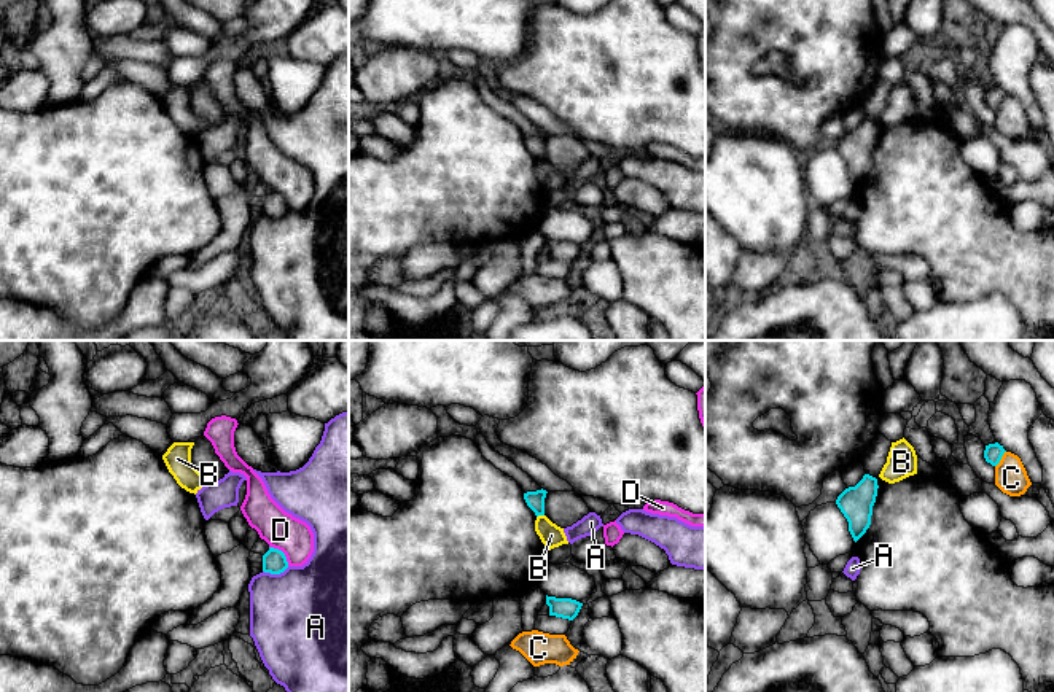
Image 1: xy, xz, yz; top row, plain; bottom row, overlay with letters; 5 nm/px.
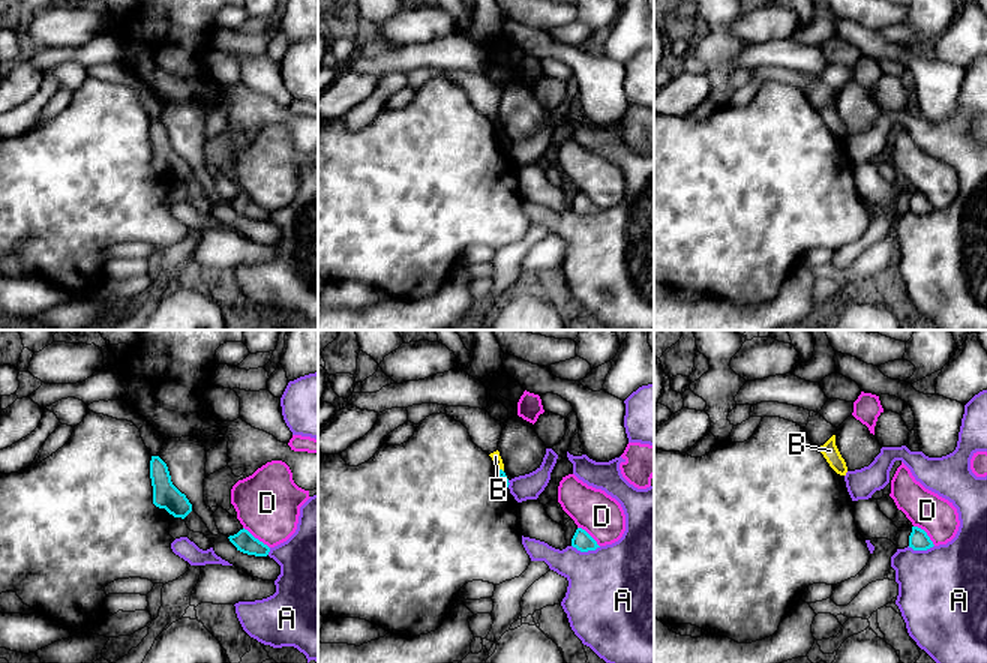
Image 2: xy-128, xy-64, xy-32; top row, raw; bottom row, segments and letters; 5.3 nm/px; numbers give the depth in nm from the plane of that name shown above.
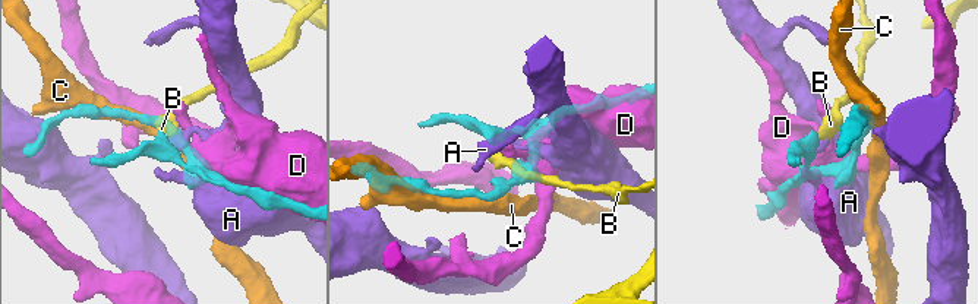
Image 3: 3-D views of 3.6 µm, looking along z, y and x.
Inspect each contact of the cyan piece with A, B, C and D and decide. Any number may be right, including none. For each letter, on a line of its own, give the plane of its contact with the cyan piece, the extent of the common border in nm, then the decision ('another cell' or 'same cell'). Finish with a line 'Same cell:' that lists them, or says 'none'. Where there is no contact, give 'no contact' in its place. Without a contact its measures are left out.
A: contact in xy; length 140 nm; another cell
B: contact in xz; length 40 nm; another cell
C: contact in yz; length 100 nm; another cell
D: contact in xy; length 140 nm; another cell
Same cell: none

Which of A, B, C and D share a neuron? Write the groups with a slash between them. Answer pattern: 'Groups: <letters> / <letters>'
Groups: A / B / C / D

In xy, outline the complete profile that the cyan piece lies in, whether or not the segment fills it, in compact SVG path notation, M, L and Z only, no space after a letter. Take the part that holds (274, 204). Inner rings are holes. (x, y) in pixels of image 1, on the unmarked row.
M269 191L263 199L263 215L271 218L280 218L288 212L287 200L282 194Z

